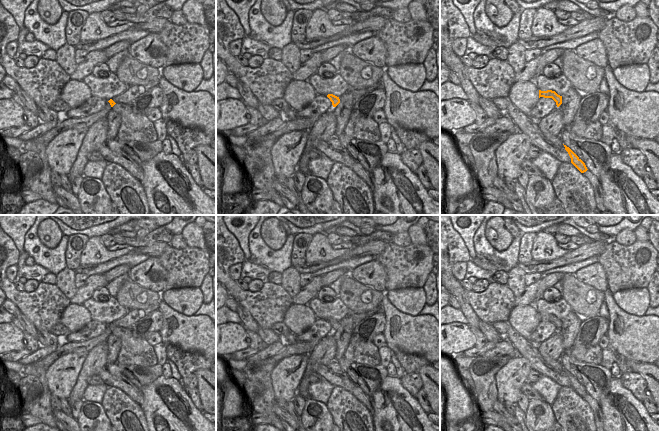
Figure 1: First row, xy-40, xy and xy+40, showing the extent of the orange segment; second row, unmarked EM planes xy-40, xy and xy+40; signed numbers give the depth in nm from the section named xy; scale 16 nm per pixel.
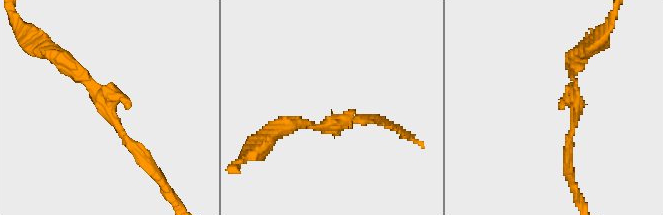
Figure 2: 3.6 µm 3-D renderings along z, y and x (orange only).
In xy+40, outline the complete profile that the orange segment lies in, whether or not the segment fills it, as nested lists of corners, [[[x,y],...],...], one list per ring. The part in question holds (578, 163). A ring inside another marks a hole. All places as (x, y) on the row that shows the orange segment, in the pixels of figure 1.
[[[564,145],[565,150],[568,152],[570,158],[571,158],[571,163],[581,172],[584,173],[588,169],[585,165],[585,163],[566,145]]]

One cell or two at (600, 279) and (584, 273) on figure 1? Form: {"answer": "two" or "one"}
{"answer": "one"}

